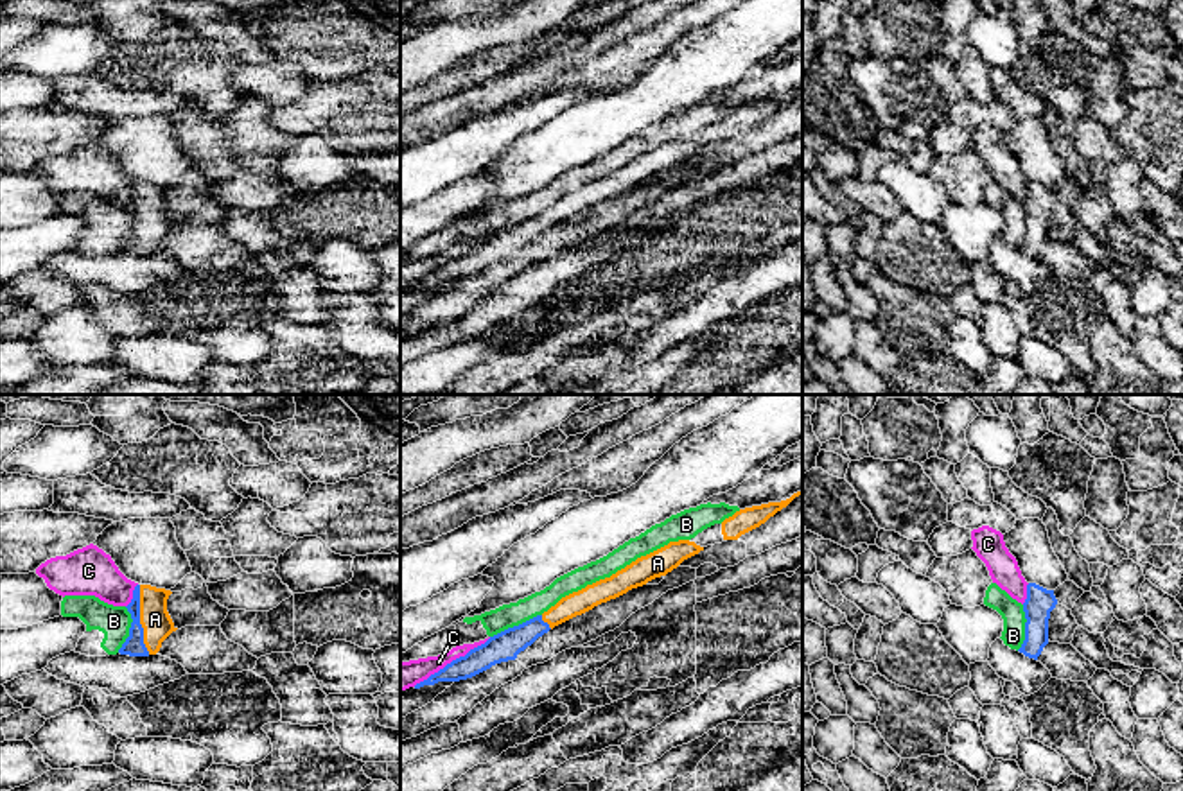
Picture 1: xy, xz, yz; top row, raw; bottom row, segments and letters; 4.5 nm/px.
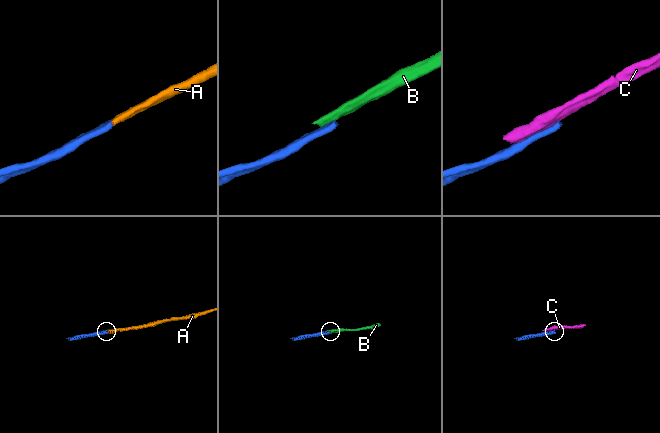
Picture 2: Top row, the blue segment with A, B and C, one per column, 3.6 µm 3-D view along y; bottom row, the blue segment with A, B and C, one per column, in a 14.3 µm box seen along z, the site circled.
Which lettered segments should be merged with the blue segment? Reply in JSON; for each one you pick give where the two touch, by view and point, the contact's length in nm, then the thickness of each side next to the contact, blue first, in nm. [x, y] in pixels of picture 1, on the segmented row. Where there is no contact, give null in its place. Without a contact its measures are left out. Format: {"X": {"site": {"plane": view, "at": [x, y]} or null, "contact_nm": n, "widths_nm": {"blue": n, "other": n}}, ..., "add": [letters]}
{"A": {"site": {"plane": "xy", "at": [139, 619]}, "contact_nm": 320, "widths_nm": {"blue": 90, "other": 140}}, "add": ["A"]}

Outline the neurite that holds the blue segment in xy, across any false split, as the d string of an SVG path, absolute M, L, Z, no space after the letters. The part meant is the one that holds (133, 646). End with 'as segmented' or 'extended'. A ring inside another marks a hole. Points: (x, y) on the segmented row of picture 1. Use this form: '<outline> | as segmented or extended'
M151 585L135 587L133 599L126 606L133 622L129 628L129 637L118 649L120 655L156 655L162 642L178 630L167 612L167 599L171 594L171 590Z | extended

